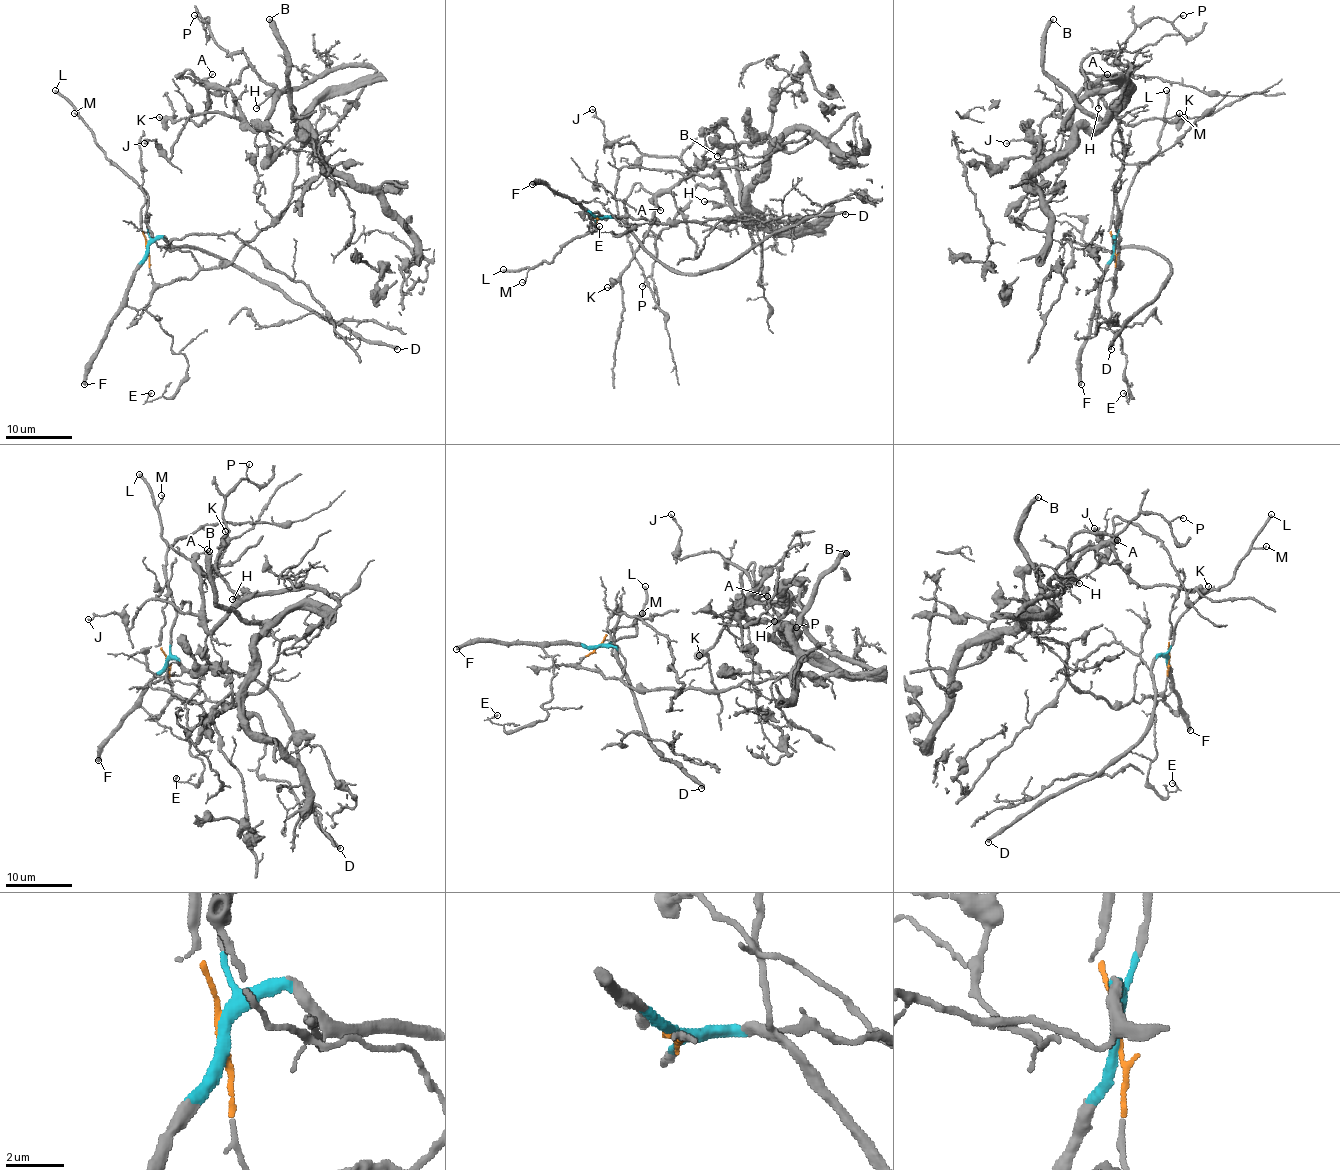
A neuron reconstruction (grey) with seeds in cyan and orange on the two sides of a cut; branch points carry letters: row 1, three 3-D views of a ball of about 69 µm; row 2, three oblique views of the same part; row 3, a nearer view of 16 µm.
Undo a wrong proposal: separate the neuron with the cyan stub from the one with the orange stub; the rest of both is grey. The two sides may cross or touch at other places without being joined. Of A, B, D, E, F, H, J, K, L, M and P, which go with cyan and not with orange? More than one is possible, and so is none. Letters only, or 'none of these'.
D, E, F, L, M

